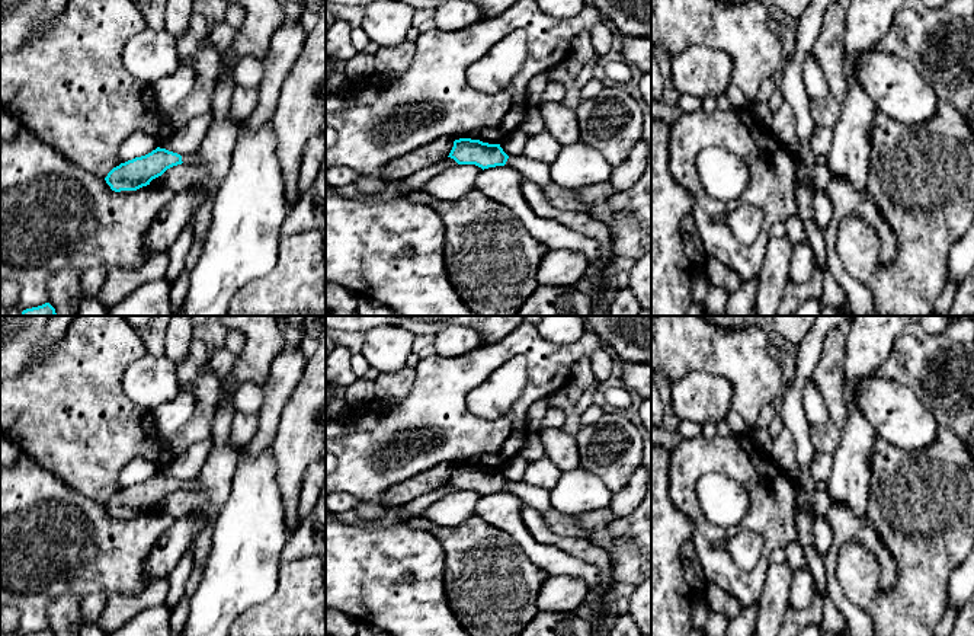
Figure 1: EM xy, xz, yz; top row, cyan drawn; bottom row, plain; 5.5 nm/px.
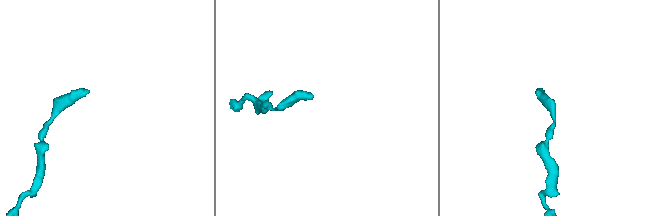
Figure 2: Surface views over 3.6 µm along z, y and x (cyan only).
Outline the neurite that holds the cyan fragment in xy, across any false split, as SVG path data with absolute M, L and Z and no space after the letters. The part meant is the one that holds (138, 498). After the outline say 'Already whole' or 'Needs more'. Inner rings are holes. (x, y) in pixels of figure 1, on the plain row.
M157 473L145 482L135 483L113 493L105 506L115 518L137 517L150 511L153 505L161 502L167 495L182 489L201 492L202 485L198 477L182 483L177 479Z. Needs more

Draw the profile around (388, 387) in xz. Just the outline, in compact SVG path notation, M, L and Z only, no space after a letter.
M404 367L394 374L382 374L374 380L375 400L382 403L397 403L403 400L416 380L416 368Z

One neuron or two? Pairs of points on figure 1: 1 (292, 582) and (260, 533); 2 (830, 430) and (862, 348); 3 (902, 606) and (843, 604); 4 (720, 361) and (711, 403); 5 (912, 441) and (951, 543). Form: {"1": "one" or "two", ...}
{"1": "two", "2": "two", "3": "two", "4": "two", "5": "two"}

